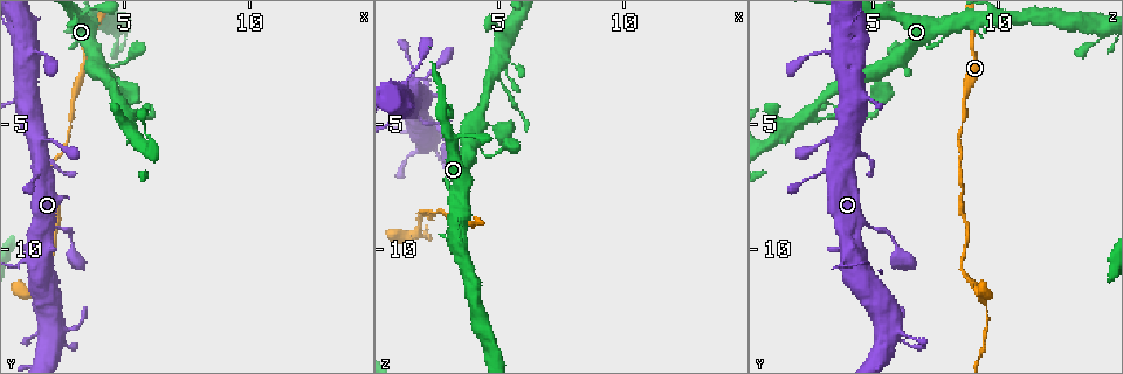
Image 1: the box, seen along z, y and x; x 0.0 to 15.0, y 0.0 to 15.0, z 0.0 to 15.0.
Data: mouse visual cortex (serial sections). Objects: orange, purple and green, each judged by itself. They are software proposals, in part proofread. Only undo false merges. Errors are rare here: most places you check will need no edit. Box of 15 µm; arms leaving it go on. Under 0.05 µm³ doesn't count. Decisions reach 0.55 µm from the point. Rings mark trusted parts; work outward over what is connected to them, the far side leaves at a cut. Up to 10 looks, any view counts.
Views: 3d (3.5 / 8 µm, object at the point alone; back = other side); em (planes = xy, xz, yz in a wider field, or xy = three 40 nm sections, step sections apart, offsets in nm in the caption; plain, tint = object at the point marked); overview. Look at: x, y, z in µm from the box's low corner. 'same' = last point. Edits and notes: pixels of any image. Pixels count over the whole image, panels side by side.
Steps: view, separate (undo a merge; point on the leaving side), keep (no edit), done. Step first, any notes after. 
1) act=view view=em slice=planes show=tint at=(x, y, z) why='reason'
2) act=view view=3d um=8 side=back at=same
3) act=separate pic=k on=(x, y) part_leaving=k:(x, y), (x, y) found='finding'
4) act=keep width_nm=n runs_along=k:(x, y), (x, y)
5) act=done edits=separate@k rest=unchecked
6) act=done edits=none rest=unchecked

act=view view=em slice=xy step=5 show=tint at=(1.2, 10.3, 4.0)

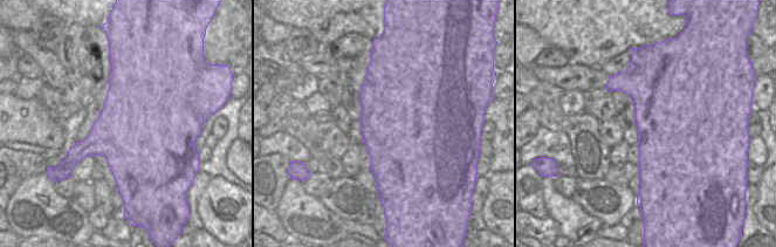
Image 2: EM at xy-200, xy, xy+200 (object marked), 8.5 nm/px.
act=view view=3d um=3.5 at=same

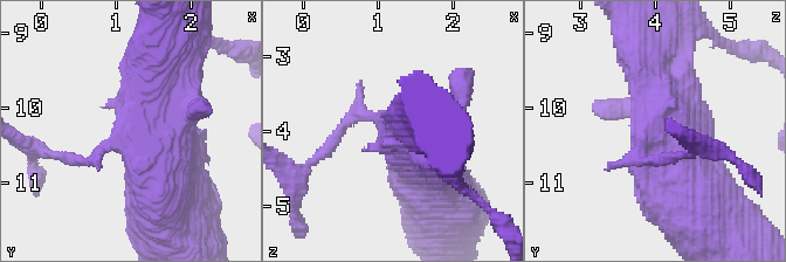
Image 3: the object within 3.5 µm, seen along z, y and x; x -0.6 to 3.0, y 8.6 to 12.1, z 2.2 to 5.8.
act=separate pic=3 on=(332, 139) part_leaving=3:(108, 145), (85, 163), (42, 152) found='two cells meet here'

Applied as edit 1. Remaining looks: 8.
act=view view=overview why='redraw'

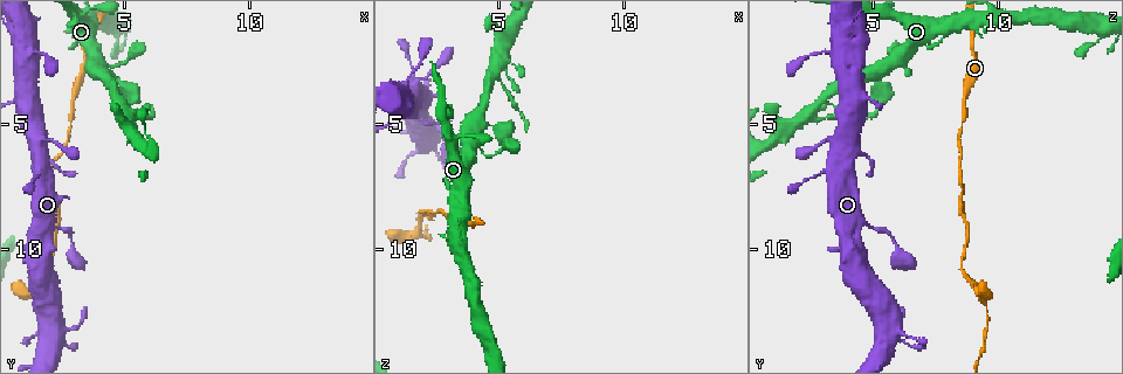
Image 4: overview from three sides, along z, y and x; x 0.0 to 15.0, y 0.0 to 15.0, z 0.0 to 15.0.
act=view view=3d um=3.5 at=(4.1, 2.6, 5.8) why='thin arm on a thick one'

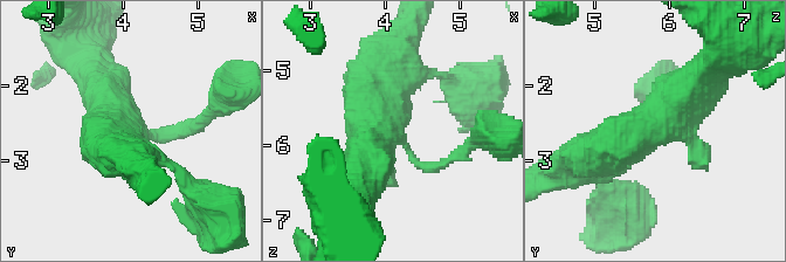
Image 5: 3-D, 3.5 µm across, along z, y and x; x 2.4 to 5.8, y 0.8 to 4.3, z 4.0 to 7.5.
act=view view=em slice=xy step=2 show=tint at=(4.05, 2.55, 5.90) why='now the EM'

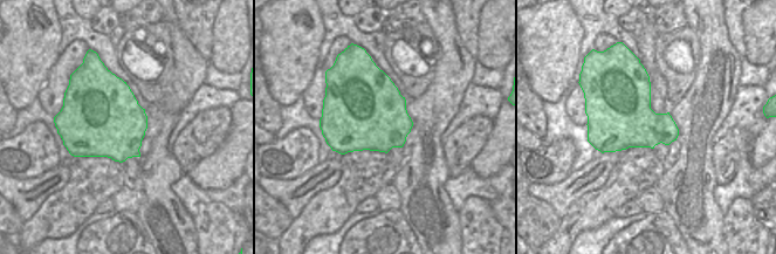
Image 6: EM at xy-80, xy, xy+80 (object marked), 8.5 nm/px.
act=keep found='all the same cell'

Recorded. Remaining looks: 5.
act=view view=3d um=8 at=(4.7, 3.9, 3.0) why='thick turns thin'

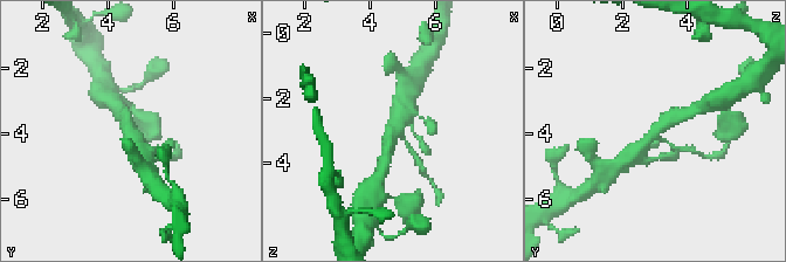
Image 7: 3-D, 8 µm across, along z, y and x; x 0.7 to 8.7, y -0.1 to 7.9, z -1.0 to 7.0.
act=view view=3d um=3.5 at=(4.7, 4.1, 2.9)

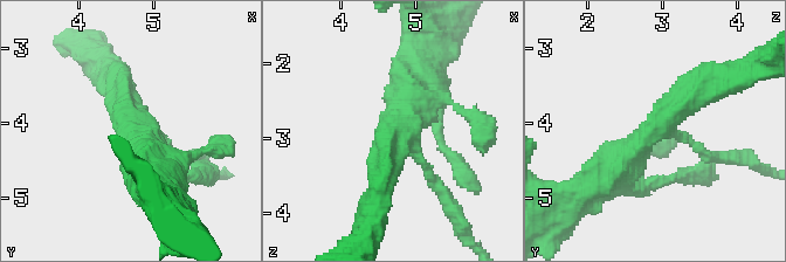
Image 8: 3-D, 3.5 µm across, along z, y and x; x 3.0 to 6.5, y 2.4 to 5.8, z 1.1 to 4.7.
act=view view=em slice=planes show=tint at=(4.70, 4.05, 3.00) why='need the tissue'

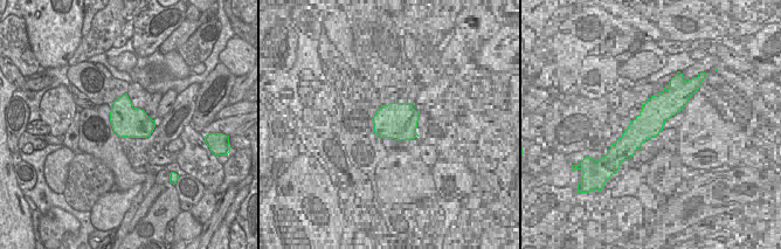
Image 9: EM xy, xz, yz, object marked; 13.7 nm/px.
act=separate pic=8 on=(441, 195) width_nm=440 part_leaving=8:(423, 164), (470, 245) found='a second cell is stuck on'

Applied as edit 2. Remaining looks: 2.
act=done edits=separate@3,separate@8 rest=unchecked

